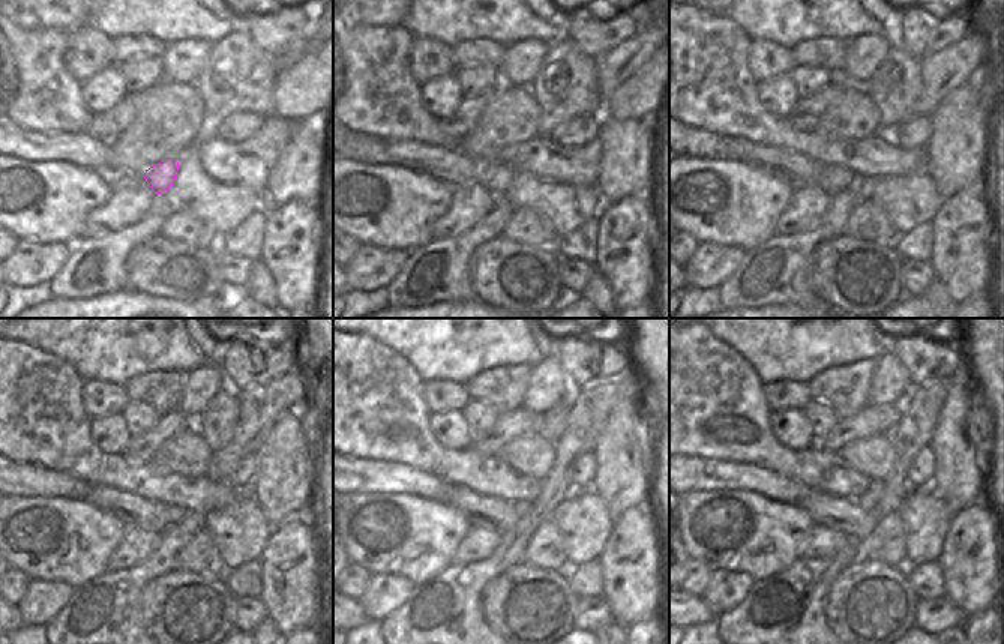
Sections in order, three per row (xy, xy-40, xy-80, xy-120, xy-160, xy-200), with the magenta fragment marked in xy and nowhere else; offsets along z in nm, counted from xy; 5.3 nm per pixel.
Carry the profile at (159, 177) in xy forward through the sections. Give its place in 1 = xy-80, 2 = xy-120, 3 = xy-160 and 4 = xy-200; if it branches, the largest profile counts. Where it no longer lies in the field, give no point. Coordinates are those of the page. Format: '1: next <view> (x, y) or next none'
1: next xy-80 (833, 180)
2: next xy-120 (174, 514)
3: next xy-160 (523, 508)
4: next xy-200 (868, 500)

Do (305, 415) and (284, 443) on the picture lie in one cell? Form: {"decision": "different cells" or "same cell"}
{"decision": "different cells"}

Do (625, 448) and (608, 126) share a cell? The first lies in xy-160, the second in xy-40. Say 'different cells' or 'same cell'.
same cell

